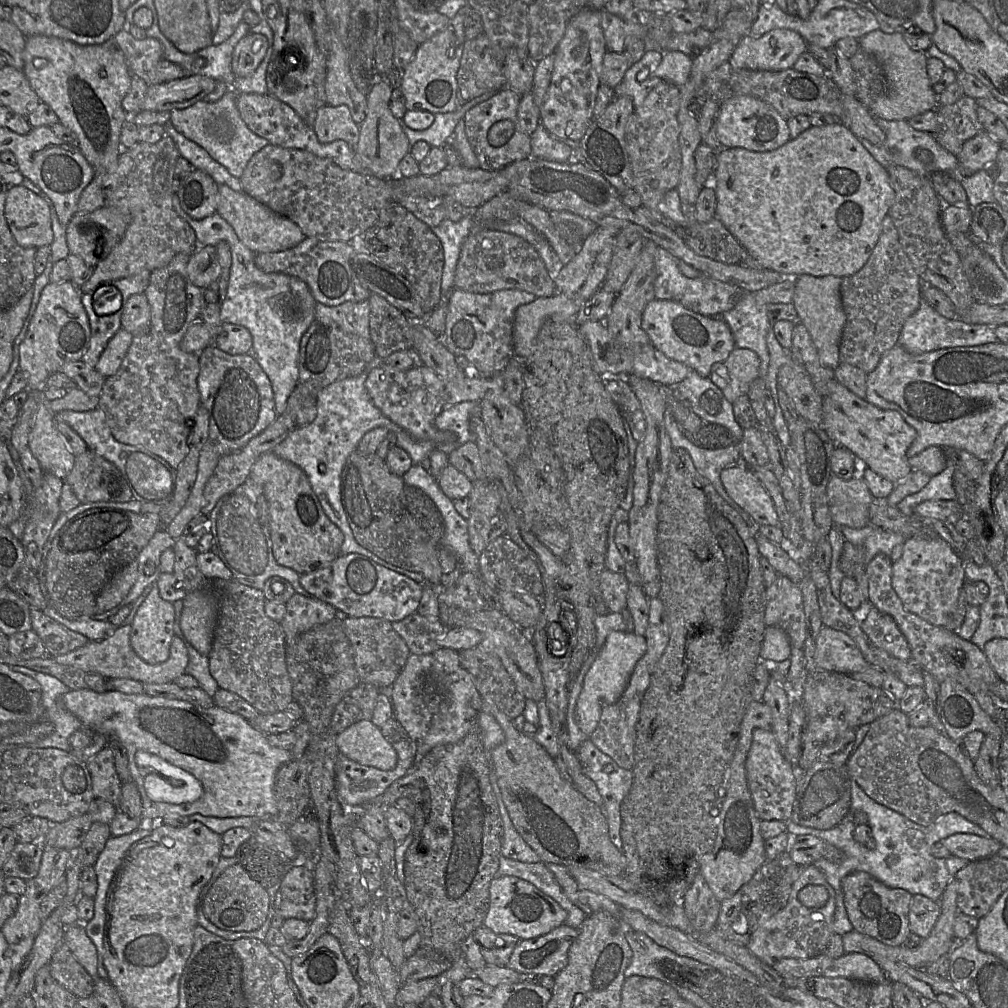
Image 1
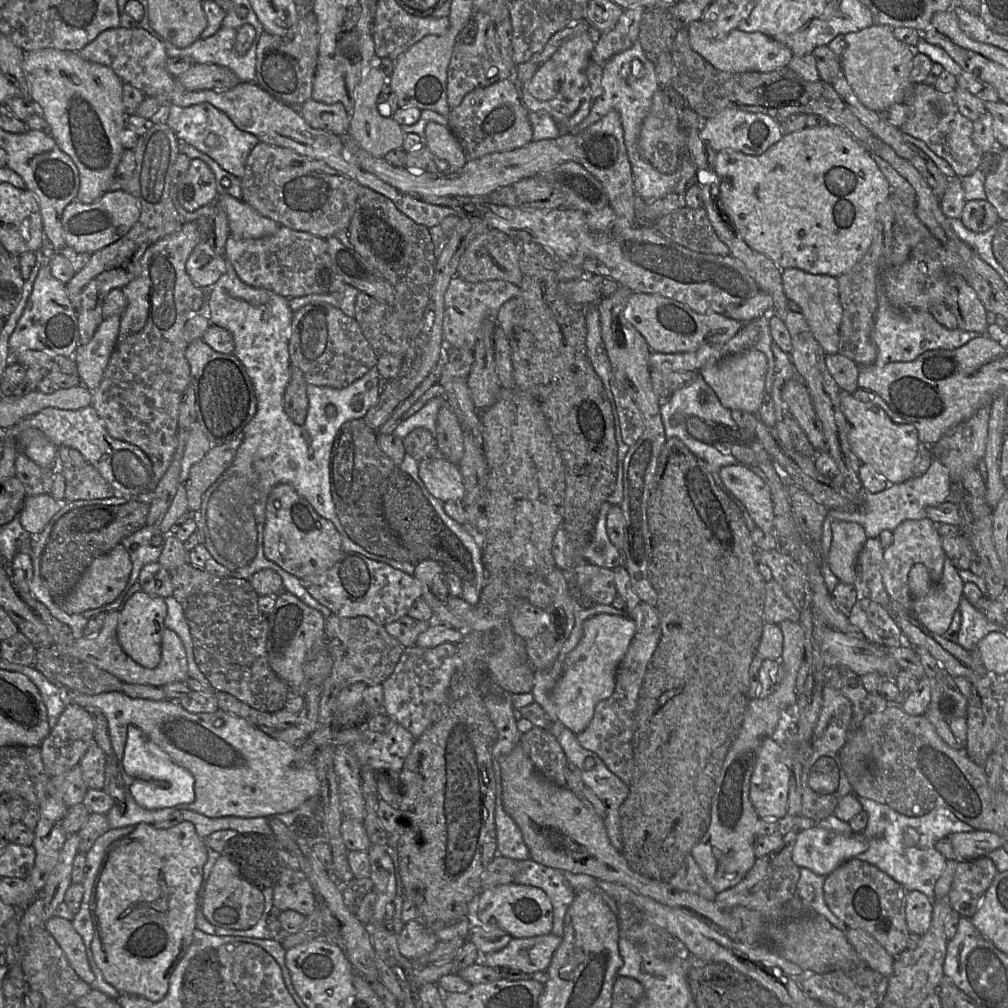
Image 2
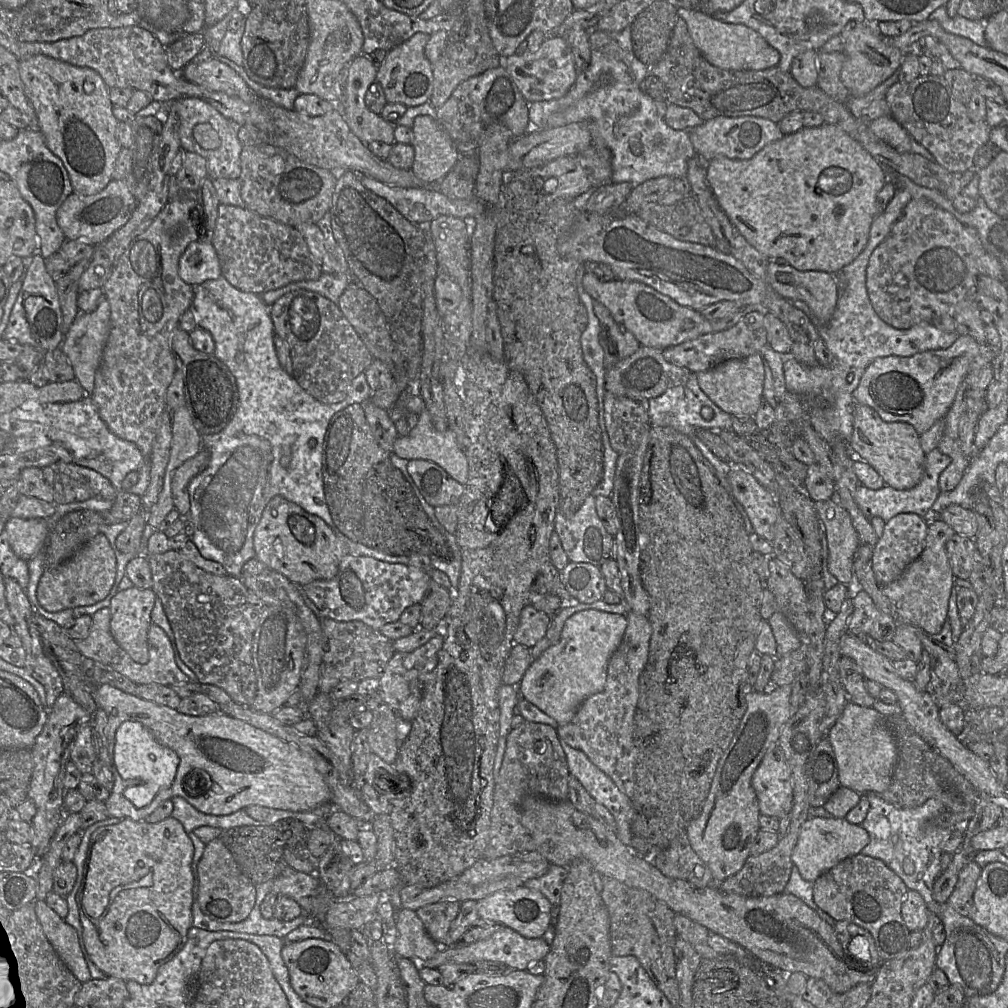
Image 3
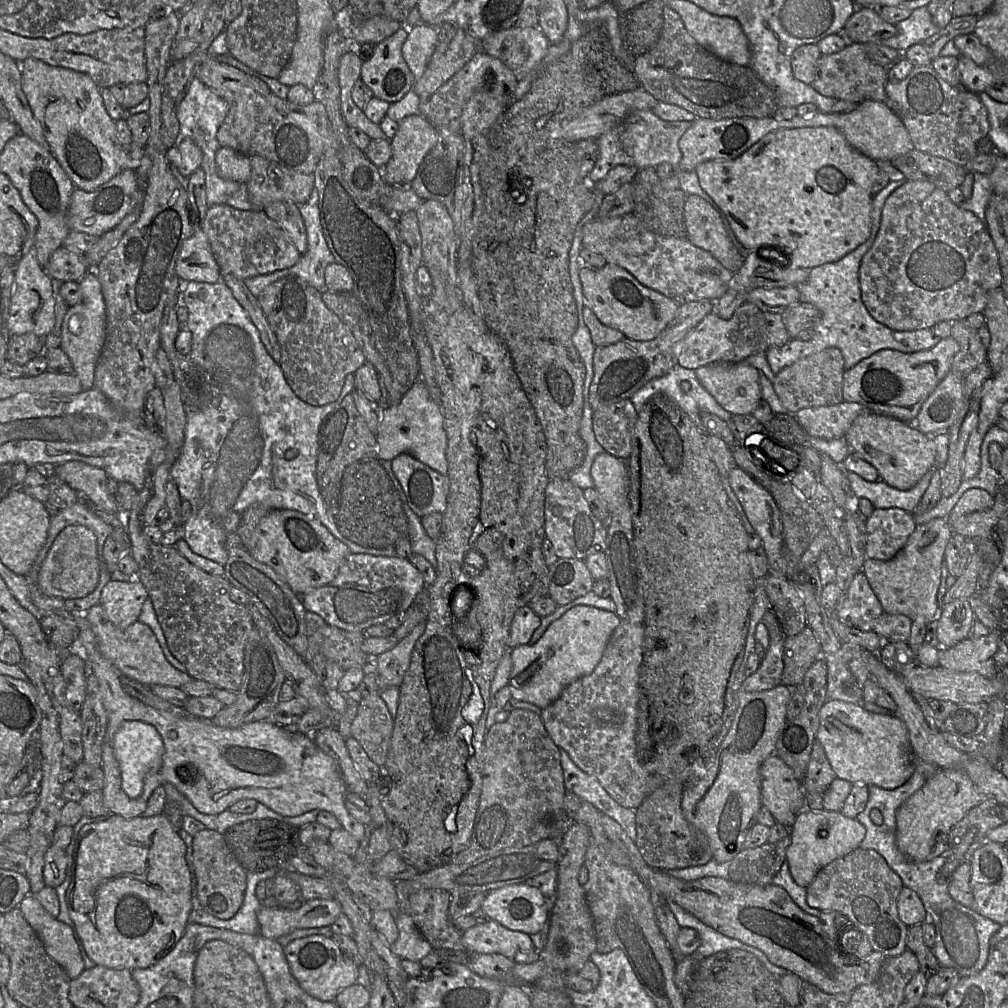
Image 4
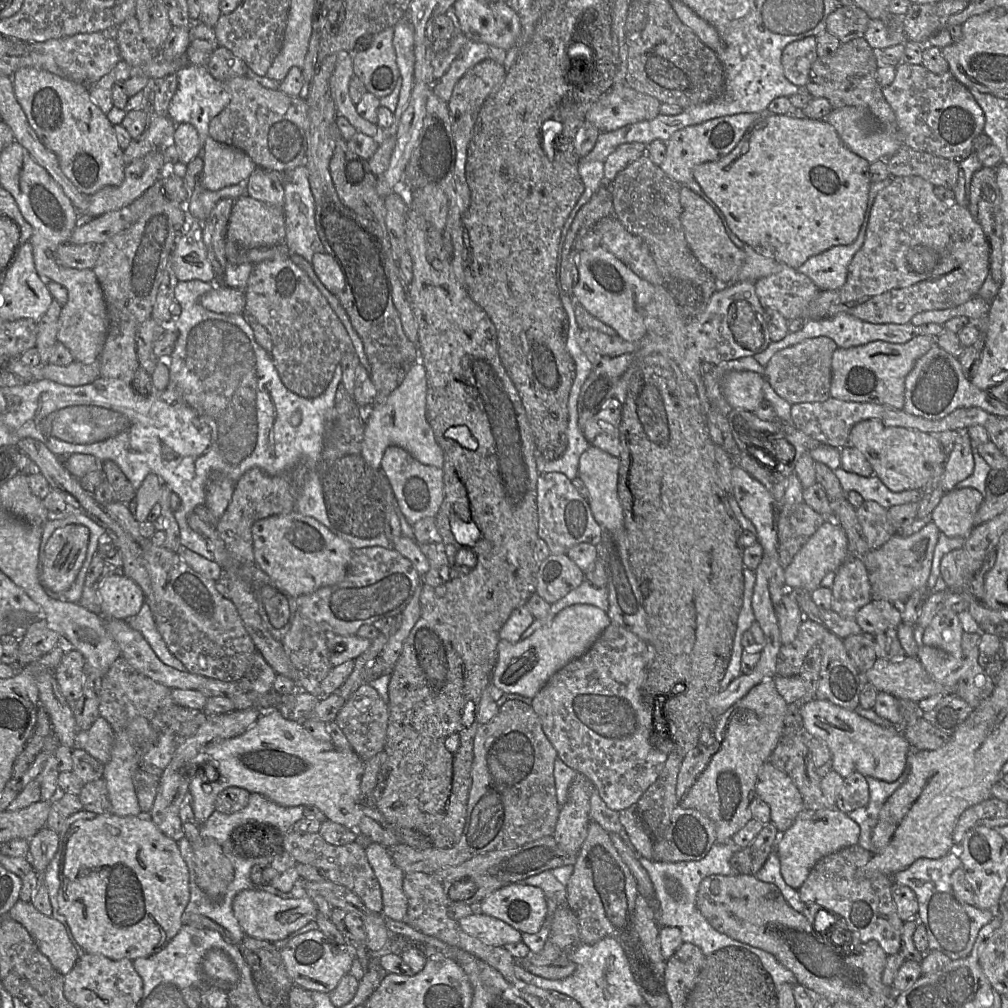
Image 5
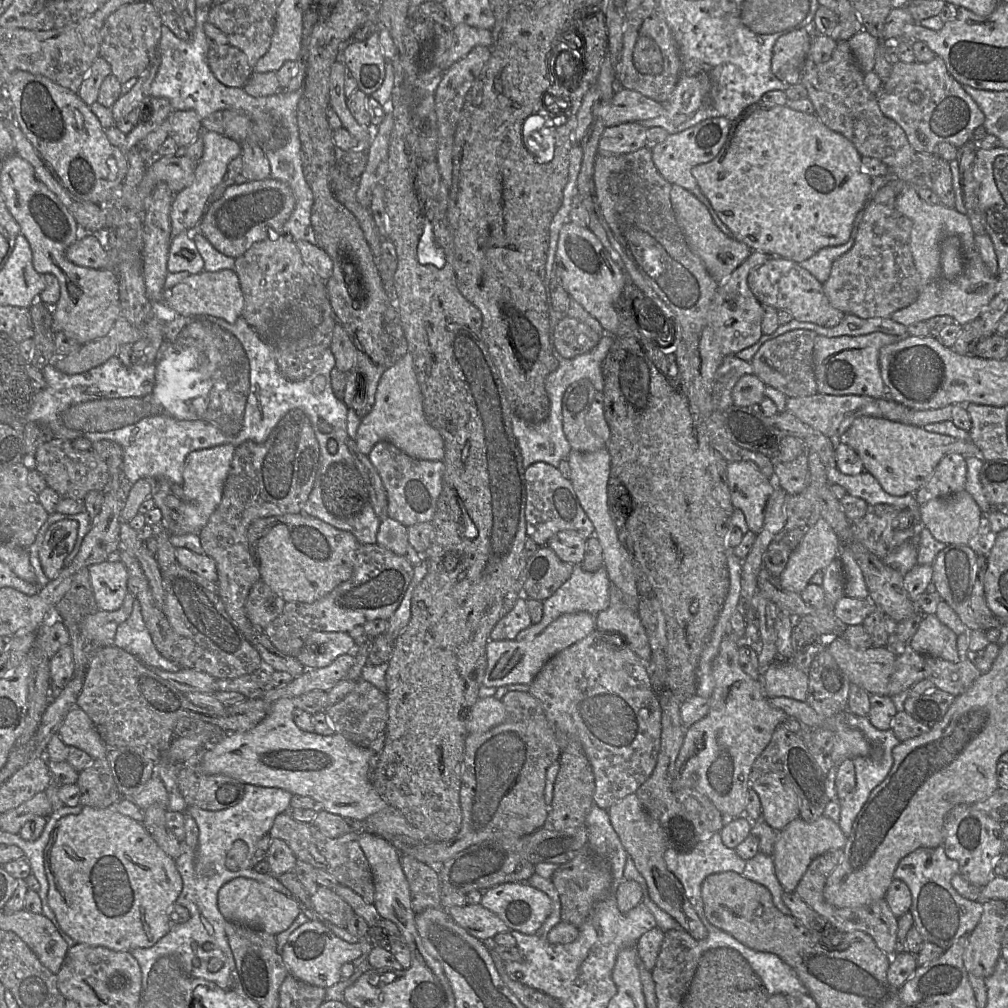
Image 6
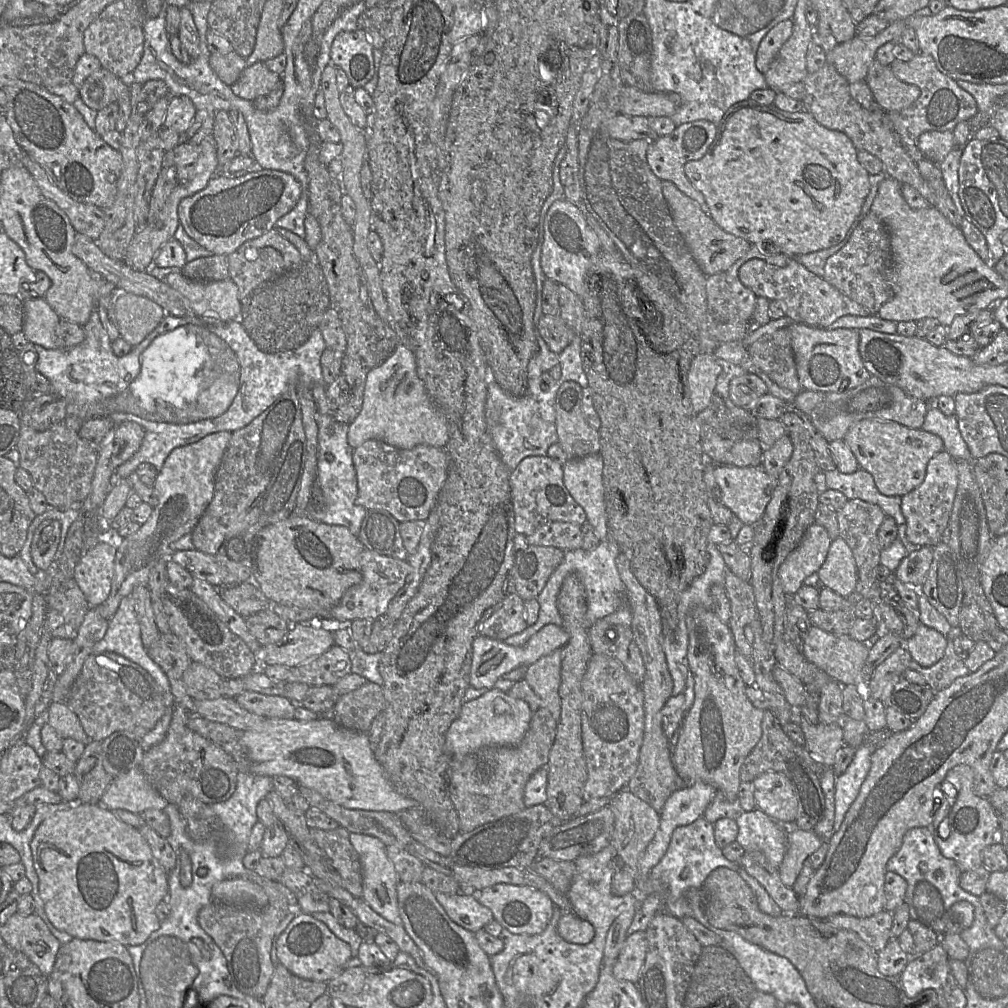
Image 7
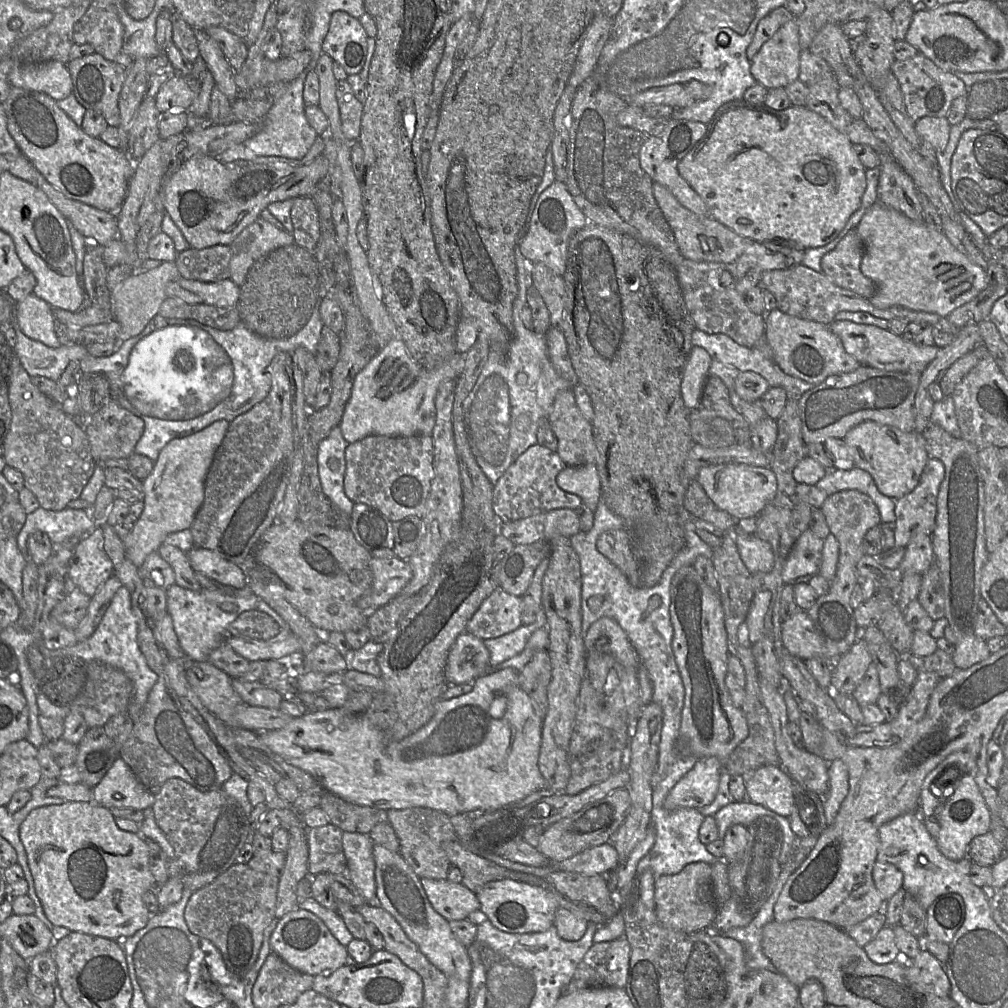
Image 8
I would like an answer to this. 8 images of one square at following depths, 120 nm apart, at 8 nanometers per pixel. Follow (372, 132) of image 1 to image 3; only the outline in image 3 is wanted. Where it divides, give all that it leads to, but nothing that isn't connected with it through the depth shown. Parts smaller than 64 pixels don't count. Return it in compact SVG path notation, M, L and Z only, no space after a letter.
M363 54L356 56L348 67L344 98L336 103L352 132L365 144L381 141L387 144L395 143L394 128L396 123L386 121L380 114L372 112L365 103L365 94L369 86L376 82L377 67L372 60Z

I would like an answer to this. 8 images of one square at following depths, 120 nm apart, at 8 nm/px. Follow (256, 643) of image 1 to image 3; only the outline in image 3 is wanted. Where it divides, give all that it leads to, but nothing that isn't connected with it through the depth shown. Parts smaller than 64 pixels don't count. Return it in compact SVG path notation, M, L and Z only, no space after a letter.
M179 550L162 554L147 554L152 573L152 590L161 601L173 630L173 644L180 659L195 673L200 684L211 684L223 689L238 704L251 706L257 693L252 648L259 612L248 603L248 589L239 577L217 576L192 563Z

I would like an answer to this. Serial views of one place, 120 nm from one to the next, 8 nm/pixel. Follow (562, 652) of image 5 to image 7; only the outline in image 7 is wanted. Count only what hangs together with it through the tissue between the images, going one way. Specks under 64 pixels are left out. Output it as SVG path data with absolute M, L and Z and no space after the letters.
M556 624L545 625L521 647L511 646L504 641L477 635L472 643L472 667L469 685L473 688L490 689L505 673L521 666L529 666L556 649L562 649L568 639L569 636L565 628Z

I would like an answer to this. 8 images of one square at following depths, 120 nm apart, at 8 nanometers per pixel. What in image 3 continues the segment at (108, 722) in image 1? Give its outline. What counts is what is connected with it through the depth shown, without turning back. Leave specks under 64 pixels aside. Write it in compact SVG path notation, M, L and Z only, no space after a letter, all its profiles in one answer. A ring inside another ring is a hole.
M108 684L101 685L92 694L97 707L103 709L107 715L105 738L108 767L114 777L114 786L105 801L110 817L145 821L162 802L175 796L185 799L198 811L215 816L230 815L251 805L289 812L306 812L331 802L330 789L311 756L296 745L245 721L222 712L205 716L185 715L177 709L141 699ZM125 721L140 722L159 744L172 749L179 757L172 785L161 789L152 802L143 808L135 807L124 795L126 787L137 785L139 781L124 780L114 765L116 731ZM189 768L193 769L191 784L184 785Z

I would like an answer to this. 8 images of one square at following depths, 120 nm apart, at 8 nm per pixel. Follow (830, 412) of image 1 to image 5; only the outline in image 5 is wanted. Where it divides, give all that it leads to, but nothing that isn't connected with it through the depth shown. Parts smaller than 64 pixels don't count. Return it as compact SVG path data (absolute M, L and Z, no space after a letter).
M876 419L857 423L851 430L848 445L857 449L871 464L874 474L892 492L922 490L938 467L943 467L947 452L931 434L915 429L888 426Z

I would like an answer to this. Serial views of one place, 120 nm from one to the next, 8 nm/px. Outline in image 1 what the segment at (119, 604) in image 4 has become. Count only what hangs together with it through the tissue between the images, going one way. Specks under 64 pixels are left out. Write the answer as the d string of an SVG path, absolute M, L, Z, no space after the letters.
M154 583L131 624L130 644L143 661L159 665L168 660L175 636L174 619L173 603L160 597L159 589Z

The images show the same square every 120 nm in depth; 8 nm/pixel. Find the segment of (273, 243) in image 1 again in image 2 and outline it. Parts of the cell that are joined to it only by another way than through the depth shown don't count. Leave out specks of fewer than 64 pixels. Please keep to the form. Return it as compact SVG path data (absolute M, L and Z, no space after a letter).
M218 194L216 204L226 213L230 234L239 238L263 238L274 234L280 225L259 214L242 199Z

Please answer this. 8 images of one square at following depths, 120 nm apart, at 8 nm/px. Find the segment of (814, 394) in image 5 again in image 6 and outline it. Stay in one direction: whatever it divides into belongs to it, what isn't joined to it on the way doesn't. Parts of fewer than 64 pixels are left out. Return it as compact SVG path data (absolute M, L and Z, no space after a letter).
M811 330L788 331L764 342L751 360L754 373L765 385L787 397L805 397L818 392L814 374L813 348L818 334Z

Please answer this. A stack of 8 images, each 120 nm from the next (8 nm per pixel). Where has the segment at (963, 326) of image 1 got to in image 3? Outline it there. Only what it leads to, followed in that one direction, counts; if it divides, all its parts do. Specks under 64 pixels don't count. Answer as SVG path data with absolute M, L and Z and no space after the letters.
M897 188L895 195L883 212L873 220L869 239L860 254L834 276L838 297L835 310L828 323L818 325L819 337L834 356L833 365L804 366L790 355L783 362L787 391L807 401L808 422L828 443L843 439L849 441L853 431L853 392L857 389L867 367L877 358L888 356L911 357L927 350L947 349L958 338L958 333L944 332L931 322L920 323L908 329L897 329L884 322L875 312L866 288L866 272L874 249L890 234L911 200L906 189Z

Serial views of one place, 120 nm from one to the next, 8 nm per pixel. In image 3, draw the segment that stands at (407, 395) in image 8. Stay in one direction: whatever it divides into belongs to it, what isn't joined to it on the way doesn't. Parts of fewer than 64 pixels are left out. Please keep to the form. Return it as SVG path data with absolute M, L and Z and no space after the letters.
M427 409L417 415L417 425L409 435L399 436L395 440L392 453L406 460L424 459L432 461L444 469L449 476L464 485L468 480L468 462L457 442L454 431L450 428L445 431L436 430Z

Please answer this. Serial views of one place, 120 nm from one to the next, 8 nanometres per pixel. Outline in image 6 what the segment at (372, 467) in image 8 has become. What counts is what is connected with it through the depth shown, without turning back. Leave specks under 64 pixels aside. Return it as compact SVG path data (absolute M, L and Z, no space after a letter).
M387 441L375 444L368 454L368 458L377 470L385 488L388 500L388 517L405 527L431 522L443 489L444 462L410 457Z

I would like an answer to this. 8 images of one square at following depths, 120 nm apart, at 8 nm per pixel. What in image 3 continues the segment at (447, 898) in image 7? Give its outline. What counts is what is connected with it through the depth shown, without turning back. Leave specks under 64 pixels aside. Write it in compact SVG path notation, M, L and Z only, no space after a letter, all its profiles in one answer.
M501 926L488 938L476 941L468 946L442 947L432 959L419 964L431 969L438 969L438 967L445 964L473 964L479 961L493 961L504 964L510 969L527 970L531 963L543 960L549 949L550 944L542 937L525 938L512 929Z

